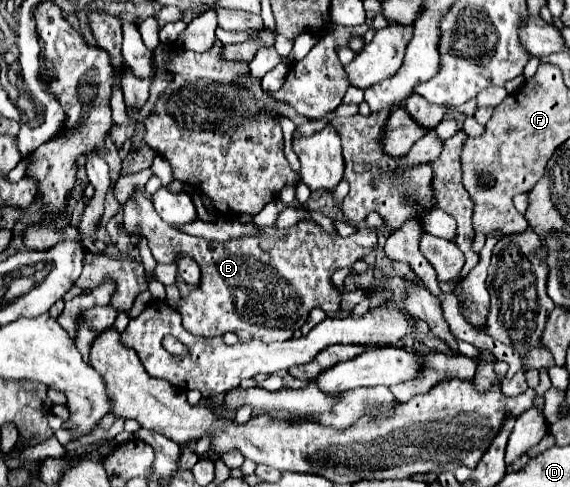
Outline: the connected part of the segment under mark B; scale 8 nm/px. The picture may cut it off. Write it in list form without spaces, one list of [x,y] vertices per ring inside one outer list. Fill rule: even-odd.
[[[136,191],[124,205],[124,229],[126,233],[142,231],[159,264],[172,264],[176,257],[190,255],[200,265],[200,287],[178,305],[190,333],[214,337],[234,331],[242,341],[260,337],[264,343],[290,339],[314,307],[324,309],[328,317],[344,315],[342,291],[332,285],[332,275],[342,267],[352,267],[378,247],[378,235],[370,227],[362,225],[350,237],[330,237],[314,221],[302,221],[284,231],[262,227],[262,237],[216,243],[166,225],[142,191]],[[252,329],[258,329],[256,335]]]

